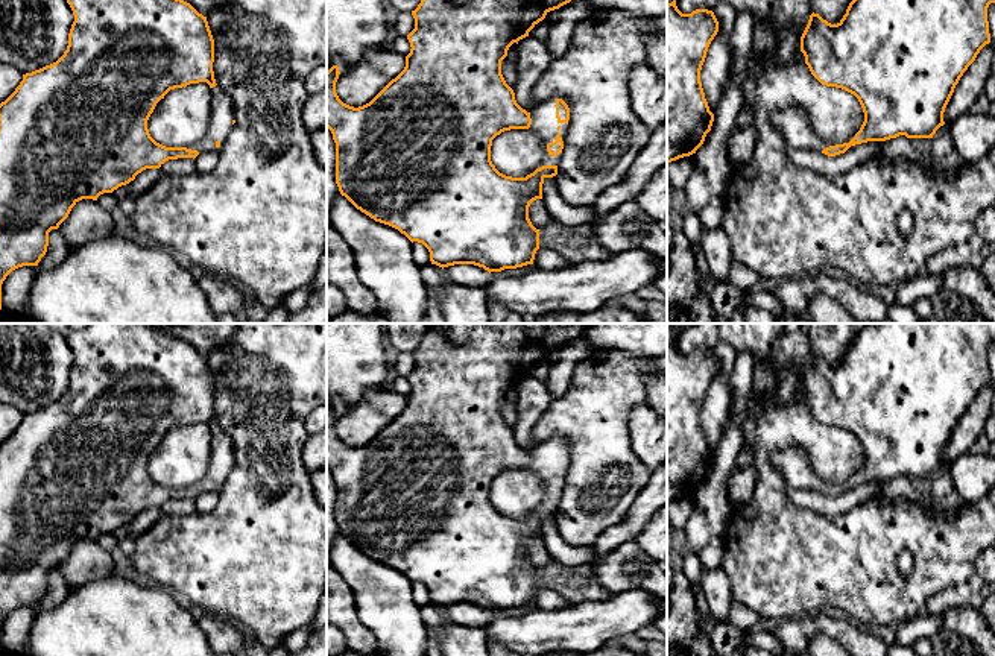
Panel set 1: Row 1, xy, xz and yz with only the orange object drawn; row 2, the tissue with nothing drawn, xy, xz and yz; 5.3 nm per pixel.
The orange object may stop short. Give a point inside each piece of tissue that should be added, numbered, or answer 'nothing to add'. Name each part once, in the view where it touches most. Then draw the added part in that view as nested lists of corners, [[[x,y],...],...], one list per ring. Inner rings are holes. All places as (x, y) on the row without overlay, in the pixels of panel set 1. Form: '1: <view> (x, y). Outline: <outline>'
1: xz (544, 465). Outline: [[[548,439],[541,443],[539,453],[530,453],[532,465],[529,471],[532,471],[542,483],[545,489],[544,503],[542,506],[559,506],[561,494],[551,497],[547,492],[547,484],[556,481],[556,475],[562,477],[565,484],[565,475],[568,471],[567,463],[559,463],[556,459],[556,439]]]

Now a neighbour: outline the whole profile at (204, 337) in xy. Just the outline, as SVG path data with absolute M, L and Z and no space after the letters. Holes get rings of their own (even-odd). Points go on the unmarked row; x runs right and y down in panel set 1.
M163 323L166 334L190 343L204 357L226 346L234 339L235 328L237 323Z

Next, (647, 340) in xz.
M592 323L585 337L594 351L620 351L623 354L658 358L667 355L667 323Z

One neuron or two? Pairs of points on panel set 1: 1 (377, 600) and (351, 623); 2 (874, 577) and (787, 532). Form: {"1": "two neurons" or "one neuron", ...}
{"1": "two neurons", "2": "one neuron"}

